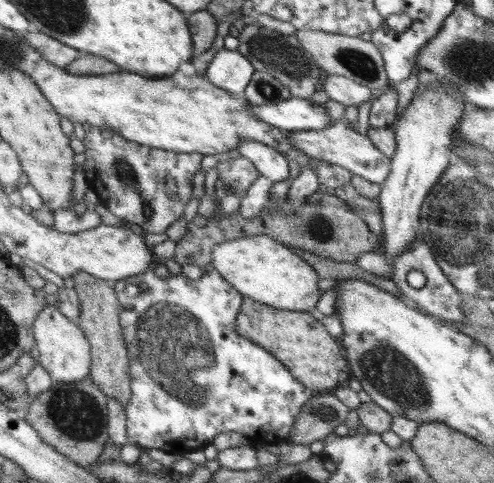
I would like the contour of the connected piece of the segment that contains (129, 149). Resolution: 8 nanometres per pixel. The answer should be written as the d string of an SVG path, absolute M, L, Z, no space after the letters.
M84 122L82 127L86 131L82 141L86 147L83 153L86 182L112 214L153 233L165 232L174 220L182 216L193 196L193 180L201 169L202 154L151 148L88 122Z

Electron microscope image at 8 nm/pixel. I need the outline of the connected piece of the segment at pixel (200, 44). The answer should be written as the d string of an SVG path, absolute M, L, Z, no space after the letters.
M204 9L189 15L187 23L193 42L193 54L204 54L214 44L220 21Z

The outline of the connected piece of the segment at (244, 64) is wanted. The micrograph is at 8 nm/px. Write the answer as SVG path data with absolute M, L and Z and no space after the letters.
M220 49L208 64L204 77L214 86L240 95L254 71L253 64L240 51Z

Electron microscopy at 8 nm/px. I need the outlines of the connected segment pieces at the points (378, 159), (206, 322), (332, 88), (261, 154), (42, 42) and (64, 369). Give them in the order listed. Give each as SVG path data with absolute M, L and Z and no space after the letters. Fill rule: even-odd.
M345 120L336 122L330 127L312 131L290 131L287 136L293 140L293 146L311 158L316 158L336 164L350 170L354 175L368 181L382 185L391 169L391 160L388 159L367 136L359 134L355 127L349 128Z
M155 267L138 274L138 276L122 278L122 280L116 281L114 290L118 293L118 302L121 303L122 307L121 327L122 330L125 330L125 343L128 347L129 355L129 374L132 376L133 392L125 408L126 436L128 436L129 442L135 442L143 448L158 448L158 450L164 450L164 452L181 455L196 450L202 451L221 432L240 432L251 443L261 447L270 443L287 442L300 407L306 404L314 396L315 392L299 383L298 379L294 378L294 375L270 351L266 351L262 346L238 333L235 329L236 316L238 316L240 306L242 306L242 295L222 274L214 270L205 272L197 280L191 280L184 274L174 275L170 273L168 273L166 278L160 278L159 268ZM126 288L128 290L134 288L136 296L126 294Z
M327 74L327 78L324 80L319 79L320 81L323 81L322 86L319 86L320 89L324 90L326 94L329 96L330 99L336 100L336 102L340 102L340 104L345 104L345 106L351 106L351 107L358 107L360 104L364 104L364 102L368 102L368 100L374 99L376 97L376 93L373 93L367 86L362 86L362 84L358 84L357 82L354 82L352 80L348 80L348 78L344 78L344 76L336 76L336 74Z
M241 141L238 150L253 163L262 177L268 178L273 184L289 180L289 162L276 150L253 141Z
M28 31L24 33L24 40L26 40L32 48L36 48L36 50L42 54L42 58L46 58L46 62L62 68L70 64L70 61L76 60L76 57L81 54L80 50L62 44L62 42L58 42L56 38L50 38L50 36L44 34L44 32Z
M54 302L38 313L33 332L37 341L35 346L39 356L37 362L48 372L52 381L81 381L92 372L92 346L88 346L89 339L84 338L82 330L74 322L70 322L70 319L57 309Z

